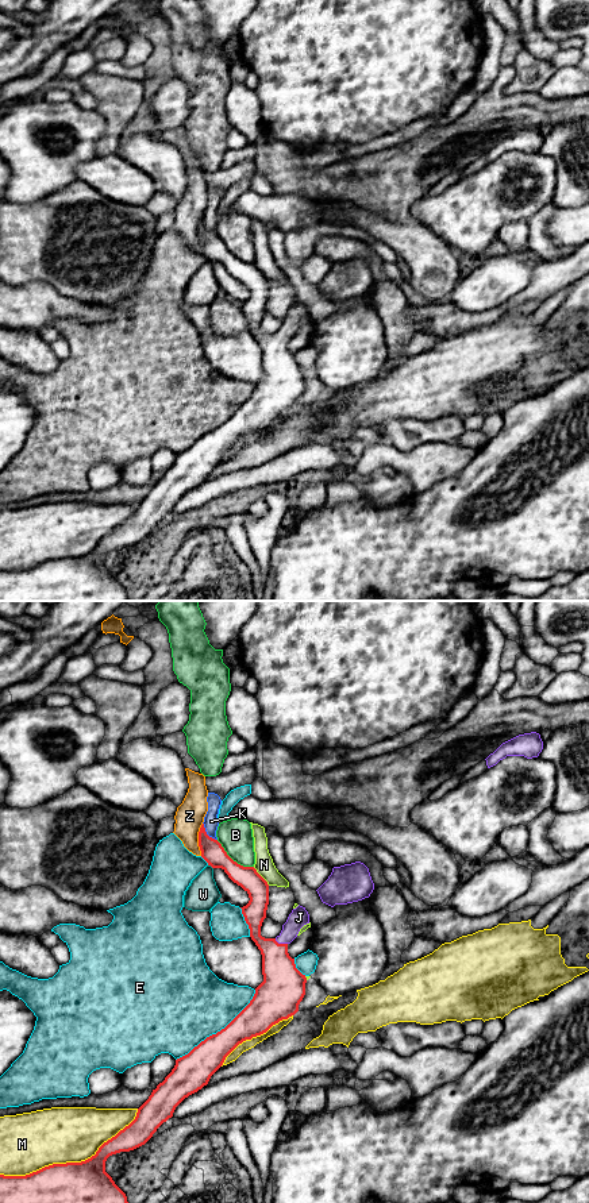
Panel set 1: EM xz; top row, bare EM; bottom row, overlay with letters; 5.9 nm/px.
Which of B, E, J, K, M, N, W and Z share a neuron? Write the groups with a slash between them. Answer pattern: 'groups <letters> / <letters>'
groups B / E / J / K / M / N / W / Z

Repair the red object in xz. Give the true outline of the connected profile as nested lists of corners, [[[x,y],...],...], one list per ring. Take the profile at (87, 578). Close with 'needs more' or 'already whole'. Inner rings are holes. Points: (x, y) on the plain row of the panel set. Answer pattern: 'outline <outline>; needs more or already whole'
outline [[[204,219],[199,227],[199,242],[208,261],[222,263],[249,289],[249,298],[240,304],[250,332],[262,350],[263,377],[250,398],[224,424],[176,455],[172,467],[138,504],[135,514],[104,537],[95,551],[81,558],[53,559],[26,571],[0,570],[0,601],[128,601],[126,589],[105,567],[107,554],[145,540],[185,493],[208,479],[239,439],[266,428],[299,406],[307,373],[296,363],[288,340],[309,319],[308,306],[299,300],[276,333],[262,332],[261,321],[269,300],[267,277],[254,262],[234,257],[222,239],[207,230]]]; needs more

